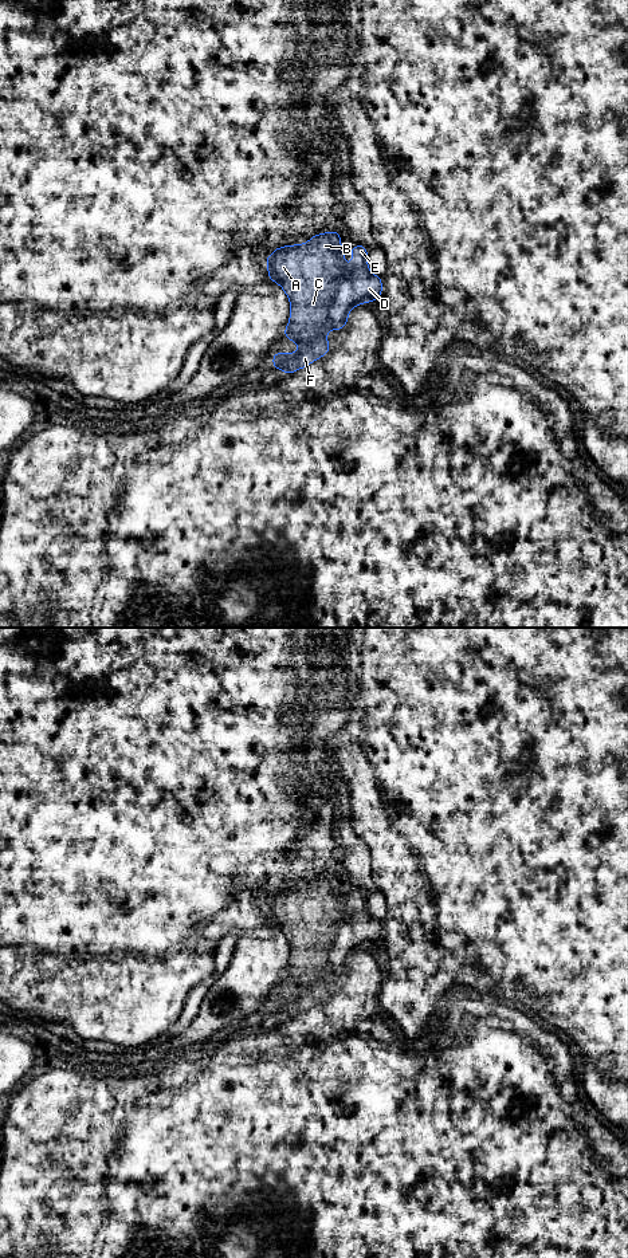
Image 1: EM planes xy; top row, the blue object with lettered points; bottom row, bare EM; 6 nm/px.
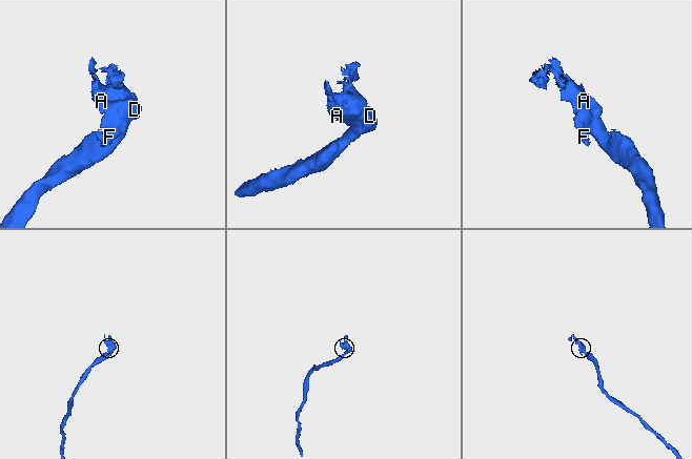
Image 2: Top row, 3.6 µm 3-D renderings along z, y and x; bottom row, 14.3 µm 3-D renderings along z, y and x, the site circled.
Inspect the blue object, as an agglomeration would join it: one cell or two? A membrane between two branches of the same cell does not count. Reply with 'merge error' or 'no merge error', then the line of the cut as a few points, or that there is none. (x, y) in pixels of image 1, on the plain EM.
no merge error; cut none

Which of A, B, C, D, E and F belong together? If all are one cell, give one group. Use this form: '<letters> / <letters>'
A B C D E F

